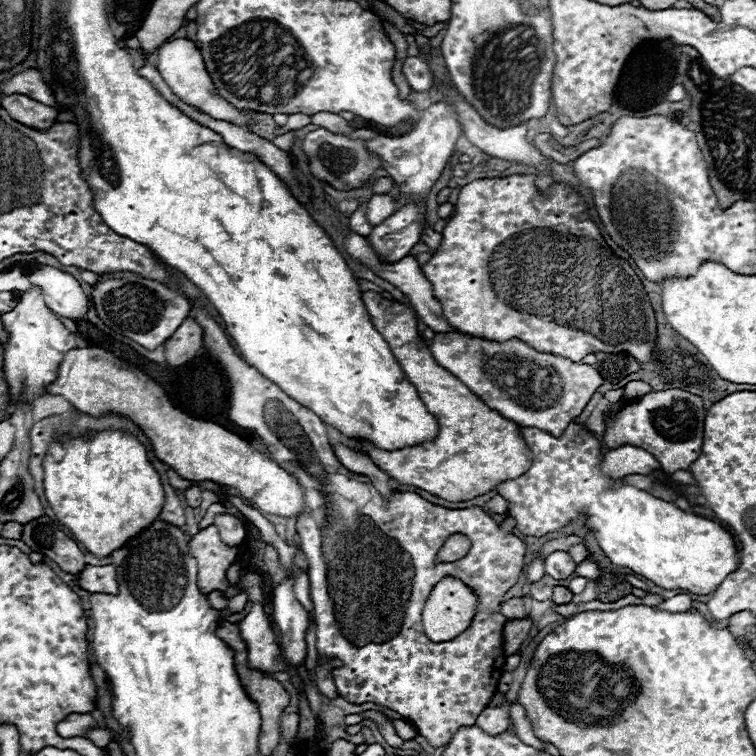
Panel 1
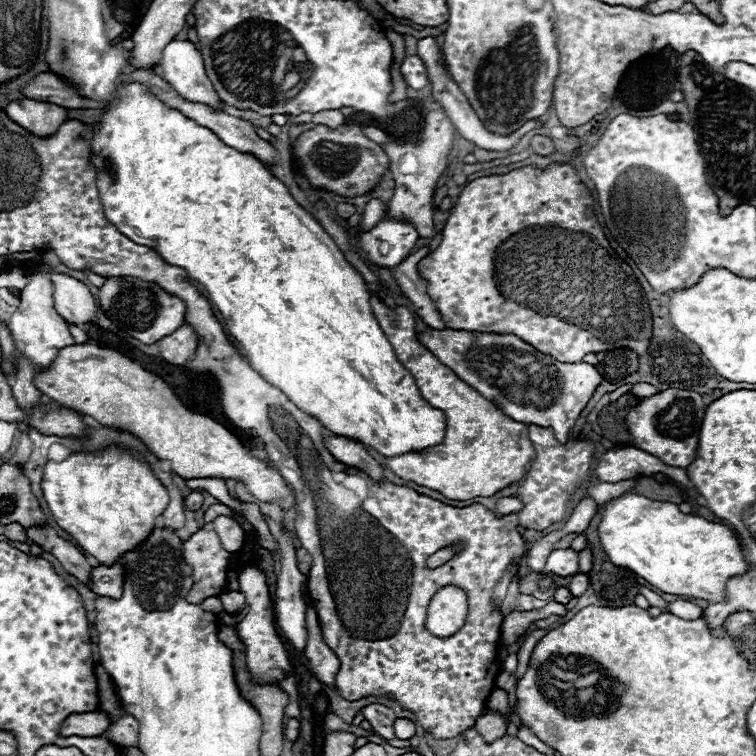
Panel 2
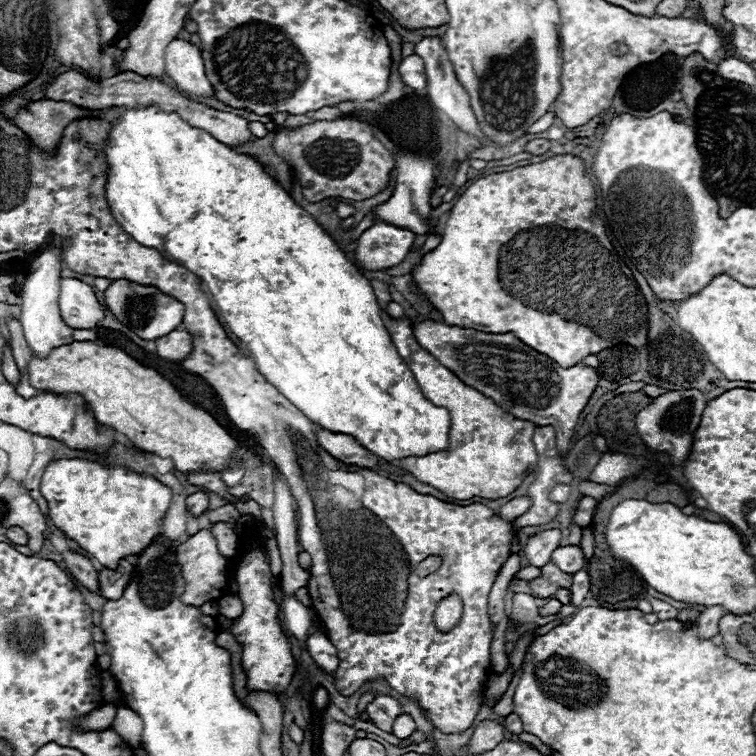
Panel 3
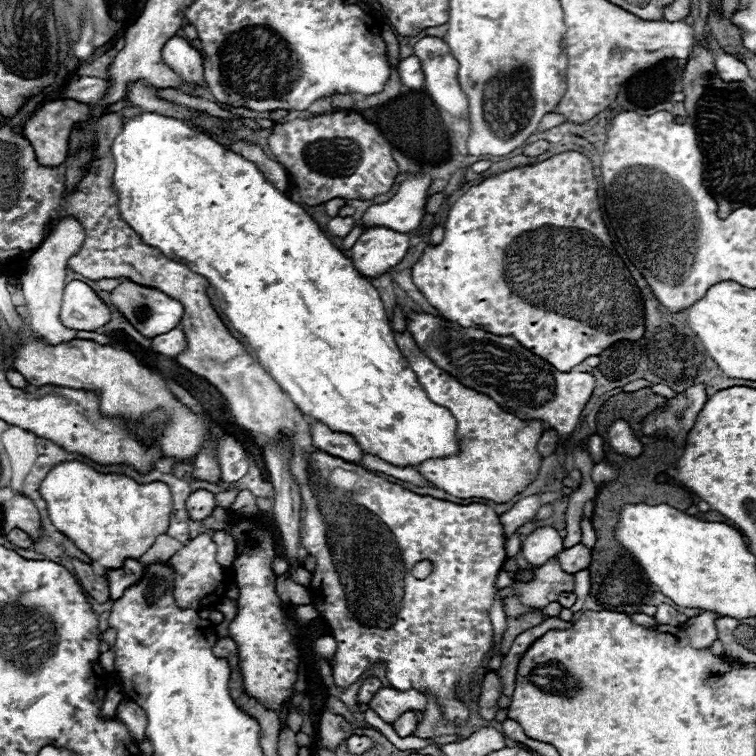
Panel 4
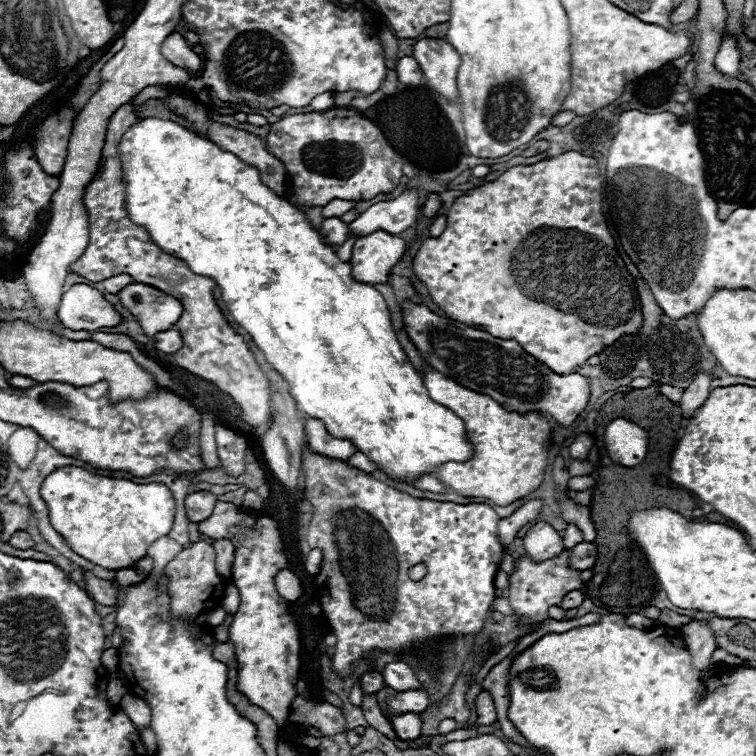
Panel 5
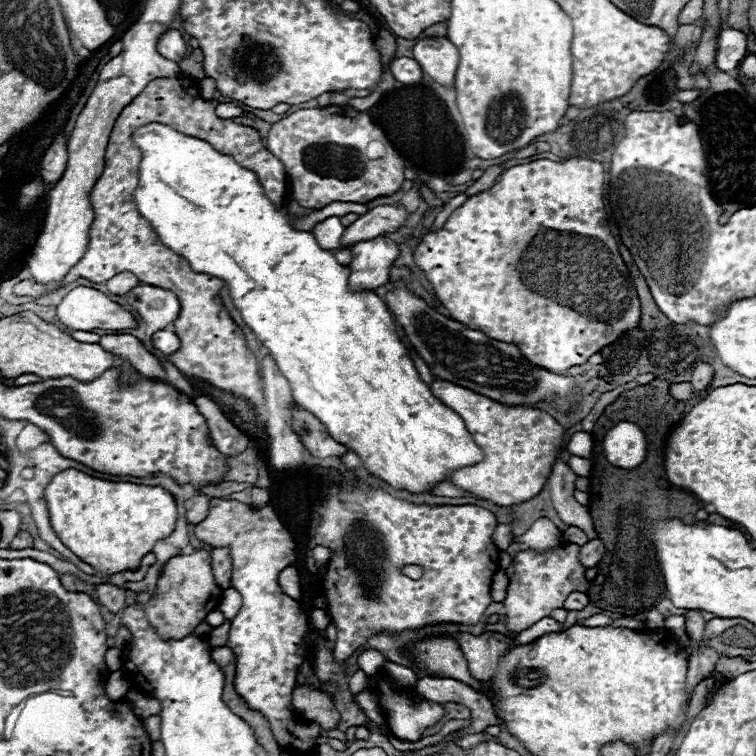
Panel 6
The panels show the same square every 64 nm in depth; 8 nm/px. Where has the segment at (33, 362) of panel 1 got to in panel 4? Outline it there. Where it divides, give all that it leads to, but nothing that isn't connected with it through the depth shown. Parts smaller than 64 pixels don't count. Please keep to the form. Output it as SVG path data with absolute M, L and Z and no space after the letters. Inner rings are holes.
M74 216L60 218L52 226L48 236L42 240L42 244L32 252L32 256L28 258L26 272L20 276L22 292L24 292L28 314L30 314L32 332L36 336L40 336L40 338L46 338L46 342L50 342L50 344L70 342L70 340L78 338L76 330L66 328L60 322L58 312L60 312L60 304L62 304L62 292L64 292L64 278L66 278L66 270L68 270L68 260L82 248L84 238L86 238L84 228Z

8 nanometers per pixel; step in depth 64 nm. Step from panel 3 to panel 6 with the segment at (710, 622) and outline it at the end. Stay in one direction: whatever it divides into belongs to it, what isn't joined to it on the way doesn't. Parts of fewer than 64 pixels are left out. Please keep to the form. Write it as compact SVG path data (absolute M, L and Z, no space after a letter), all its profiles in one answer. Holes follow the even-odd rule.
M702 648L702 654L692 652L690 668L688 668L688 680L686 680L686 696L694 694L694 688L698 682L702 682L716 666L718 656L710 648Z

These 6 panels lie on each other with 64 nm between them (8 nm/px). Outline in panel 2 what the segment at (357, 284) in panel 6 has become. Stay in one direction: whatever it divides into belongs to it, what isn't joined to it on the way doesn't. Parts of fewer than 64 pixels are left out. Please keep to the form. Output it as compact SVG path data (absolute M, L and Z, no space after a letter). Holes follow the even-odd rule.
M384 218L372 230L360 234L360 248L374 266L392 268L410 254L416 240L418 232L412 224Z

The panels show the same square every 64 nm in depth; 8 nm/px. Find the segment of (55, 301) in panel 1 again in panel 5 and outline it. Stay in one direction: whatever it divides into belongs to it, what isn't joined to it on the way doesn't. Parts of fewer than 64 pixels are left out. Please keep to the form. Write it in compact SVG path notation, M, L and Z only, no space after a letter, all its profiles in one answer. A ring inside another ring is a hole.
M74 284L62 294L58 320L70 330L98 330L112 328L124 322L120 312L92 286Z

